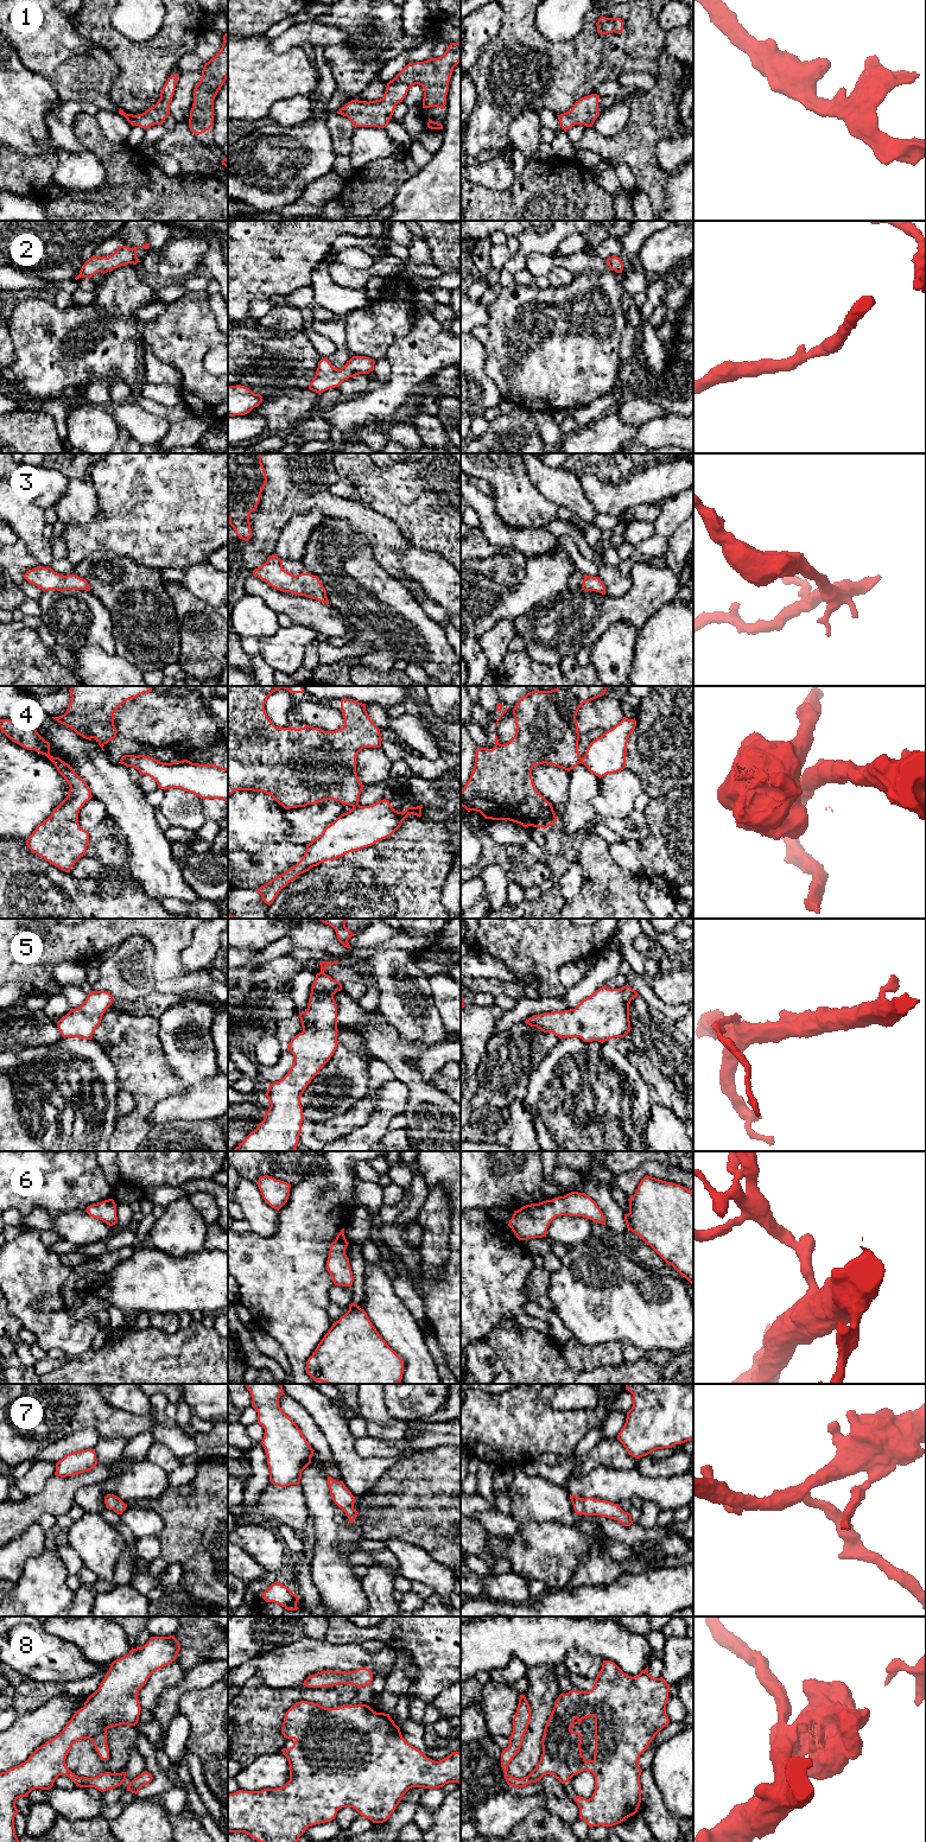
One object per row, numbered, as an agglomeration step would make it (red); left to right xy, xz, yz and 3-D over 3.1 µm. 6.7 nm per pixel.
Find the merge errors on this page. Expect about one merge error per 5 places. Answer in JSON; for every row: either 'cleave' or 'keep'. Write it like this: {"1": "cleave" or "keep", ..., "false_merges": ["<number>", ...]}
{"1": "keep", "2": "keep", "3": "keep", "4": "cleave", "5": "keep", "6": "keep", "7": "keep", "8": "keep", "false_merges": ["4"]}

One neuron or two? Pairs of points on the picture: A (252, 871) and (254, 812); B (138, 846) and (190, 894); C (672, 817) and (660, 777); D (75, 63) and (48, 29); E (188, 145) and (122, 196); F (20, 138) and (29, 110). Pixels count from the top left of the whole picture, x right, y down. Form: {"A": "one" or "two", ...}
{"A": "one", "B": "one", "C": "two", "D": "one", "E": "two", "F": "one"}

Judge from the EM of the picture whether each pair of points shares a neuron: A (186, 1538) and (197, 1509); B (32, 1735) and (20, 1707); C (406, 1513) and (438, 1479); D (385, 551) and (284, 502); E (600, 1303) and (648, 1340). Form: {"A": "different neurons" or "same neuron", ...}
{"A": "same neuron", "B": "different neurons", "C": "same neuron", "D": "same neuron", "E": "same neuron"}

